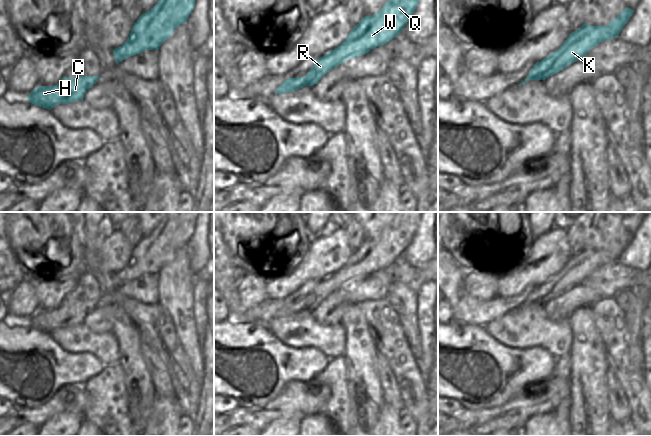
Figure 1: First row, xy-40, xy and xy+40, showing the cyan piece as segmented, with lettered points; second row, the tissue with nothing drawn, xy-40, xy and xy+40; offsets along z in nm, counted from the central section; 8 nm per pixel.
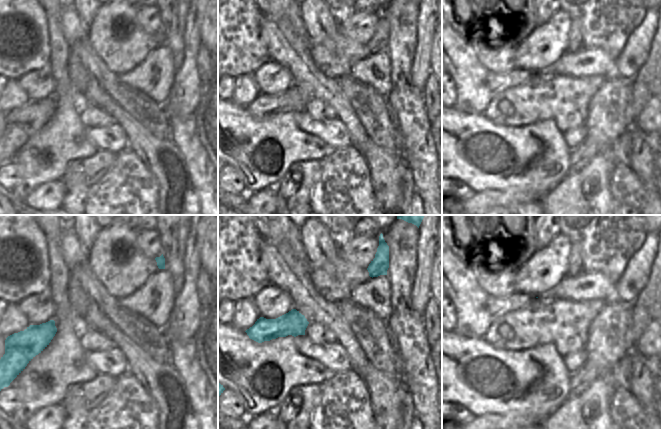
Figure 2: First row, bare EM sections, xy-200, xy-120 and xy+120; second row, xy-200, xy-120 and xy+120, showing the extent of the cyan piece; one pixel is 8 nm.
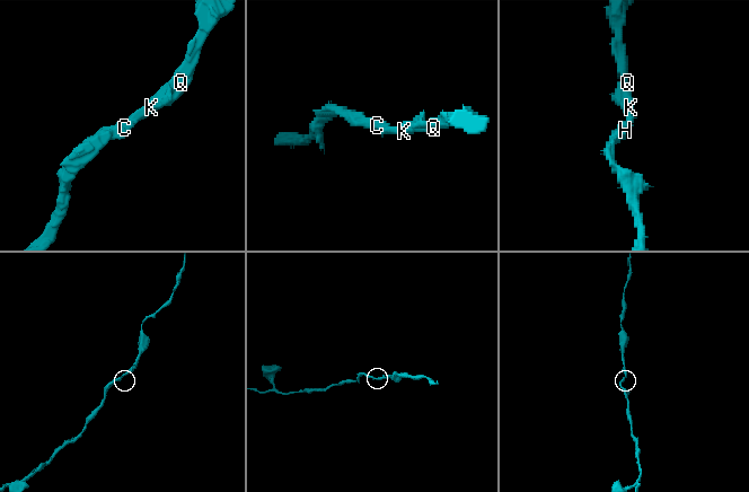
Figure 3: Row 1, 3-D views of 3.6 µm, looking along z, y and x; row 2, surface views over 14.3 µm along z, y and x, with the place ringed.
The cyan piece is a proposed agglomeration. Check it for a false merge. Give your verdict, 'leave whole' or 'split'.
leave whole

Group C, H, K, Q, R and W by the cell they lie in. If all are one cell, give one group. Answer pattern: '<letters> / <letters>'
C H K Q R W

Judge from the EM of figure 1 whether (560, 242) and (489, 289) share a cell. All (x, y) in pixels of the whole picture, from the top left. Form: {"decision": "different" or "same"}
{"decision": "different"}

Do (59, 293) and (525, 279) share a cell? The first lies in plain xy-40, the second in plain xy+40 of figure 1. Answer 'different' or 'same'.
same

